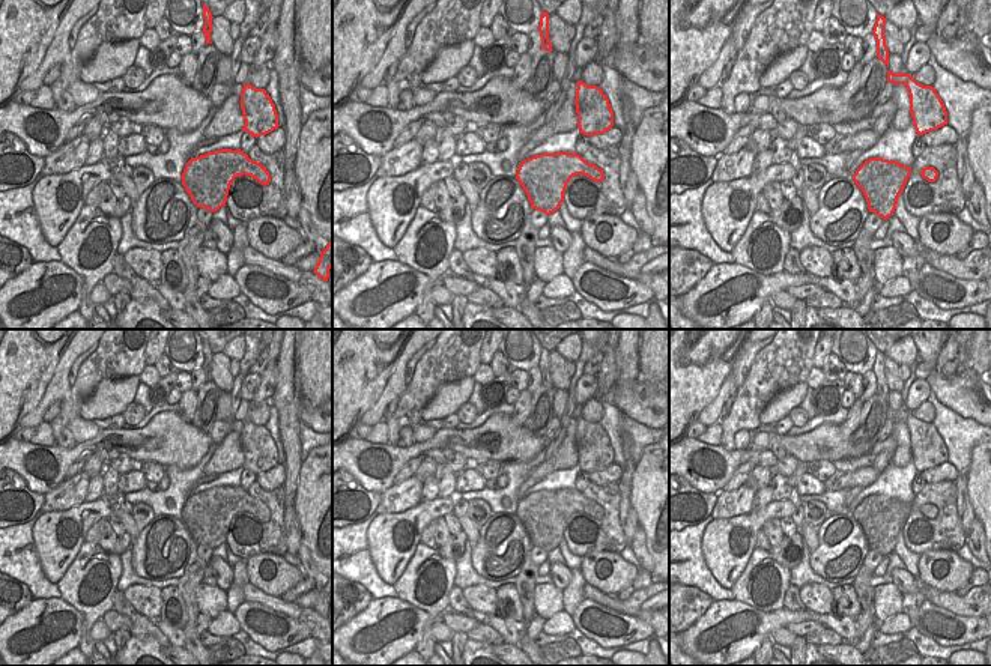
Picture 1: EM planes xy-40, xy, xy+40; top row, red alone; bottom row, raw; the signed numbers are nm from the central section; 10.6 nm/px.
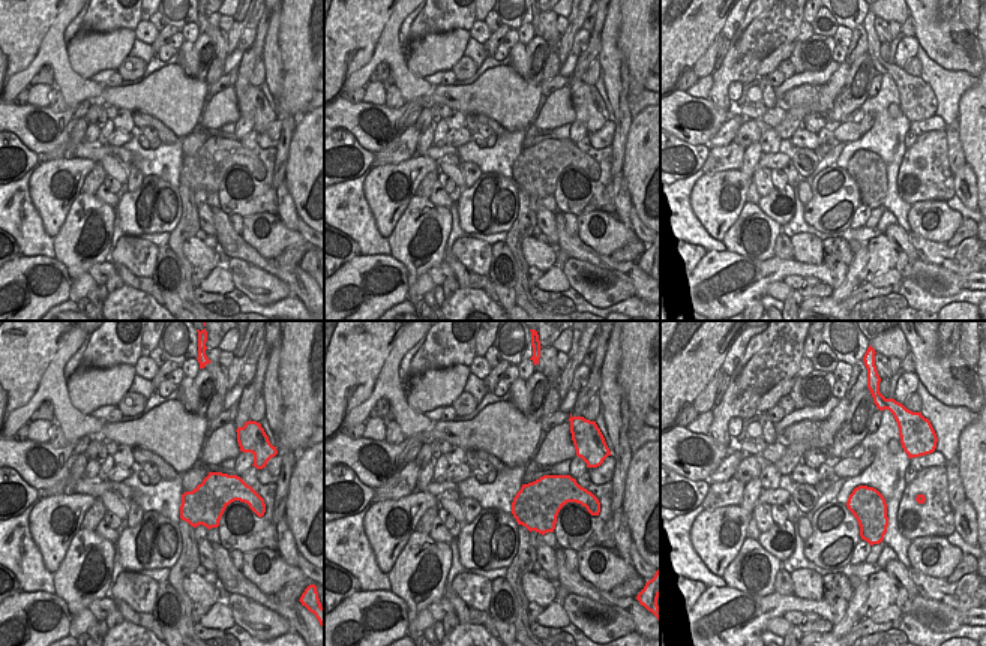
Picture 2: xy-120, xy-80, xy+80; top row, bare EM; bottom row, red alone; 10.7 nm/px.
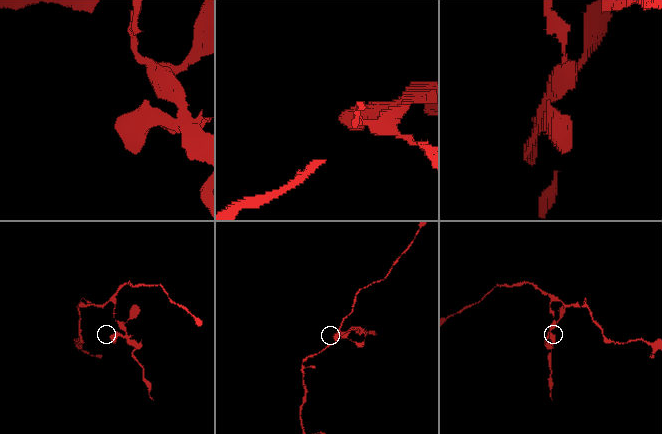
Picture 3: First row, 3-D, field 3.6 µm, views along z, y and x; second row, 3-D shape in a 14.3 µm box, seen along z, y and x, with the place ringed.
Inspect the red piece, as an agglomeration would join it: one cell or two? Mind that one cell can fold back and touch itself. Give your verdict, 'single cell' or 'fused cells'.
fused cells

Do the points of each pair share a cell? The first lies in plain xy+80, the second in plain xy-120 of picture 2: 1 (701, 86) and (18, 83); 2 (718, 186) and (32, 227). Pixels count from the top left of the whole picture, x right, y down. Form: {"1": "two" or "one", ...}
{"1": "two", "2": "two"}

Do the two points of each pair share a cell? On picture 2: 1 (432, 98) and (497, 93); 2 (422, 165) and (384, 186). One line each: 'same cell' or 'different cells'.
1: same cell
2: same cell

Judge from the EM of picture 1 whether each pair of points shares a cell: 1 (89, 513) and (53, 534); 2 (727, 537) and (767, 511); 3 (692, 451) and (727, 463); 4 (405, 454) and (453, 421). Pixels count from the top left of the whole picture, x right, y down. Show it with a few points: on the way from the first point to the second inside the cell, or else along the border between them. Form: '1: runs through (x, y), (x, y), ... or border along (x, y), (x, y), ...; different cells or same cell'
1: runs through (78, 517), (60, 517), (56, 523); same cell
2: runs through (733, 526), (749, 525), (757, 519); same cell
3: runs through (701, 460), (704, 463), (718, 463); same cell
4: border along (444, 427), (454, 429); different cells

